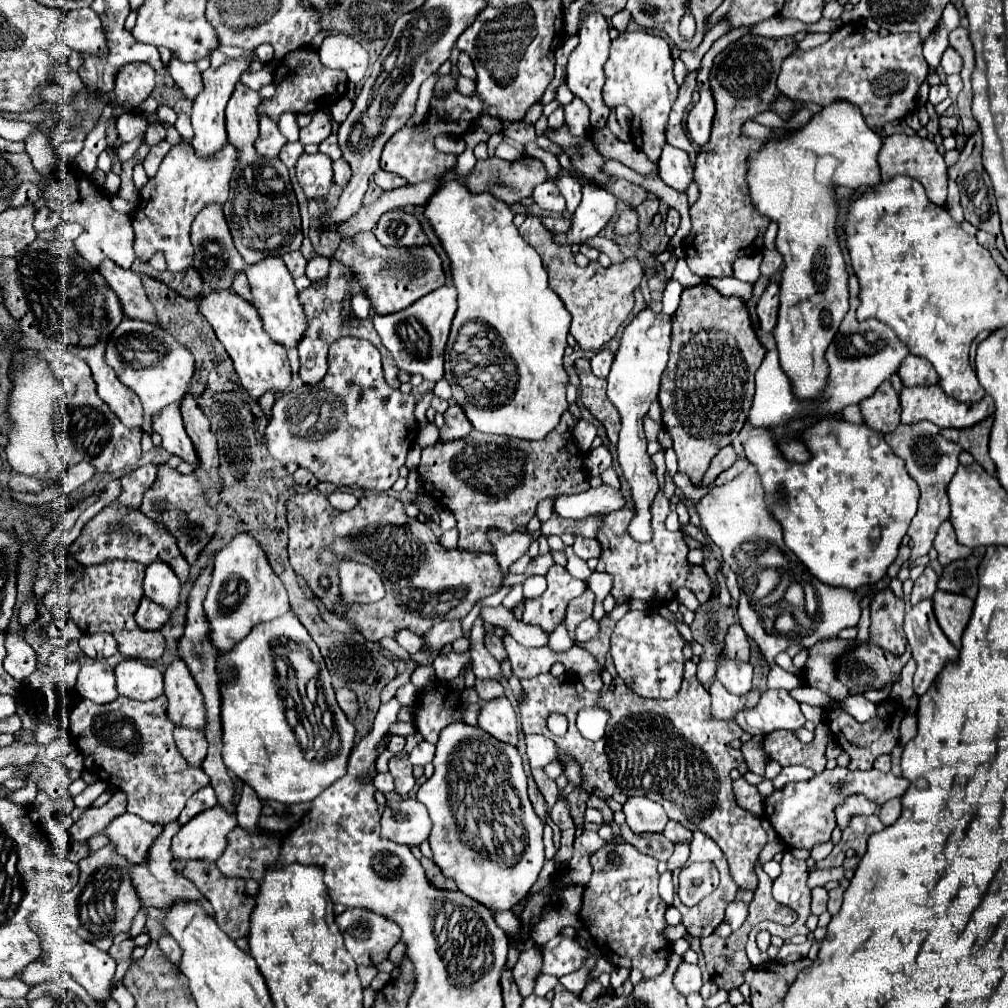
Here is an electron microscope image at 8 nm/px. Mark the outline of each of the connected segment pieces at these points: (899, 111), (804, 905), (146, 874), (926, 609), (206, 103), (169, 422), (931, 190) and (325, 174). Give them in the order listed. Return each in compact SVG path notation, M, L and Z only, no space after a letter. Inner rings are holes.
M863 23L841 25L831 39L809 51L795 49L783 65L777 89L795 101L813 101L827 105L837 99L857 105L873 131L881 131L885 123L905 119L915 109L915 93L929 71L921 53L923 41L917 33L899 33L879 37Z
M785 851L780 865L783 871L773 881L773 897L781 905L787 905L797 913L797 921L793 923L793 929L797 933L809 935L809 929L805 927L805 921L811 915L811 911L809 911L811 889L805 885L807 883L806 860L795 859L791 851Z
M177 821L167 823L163 827L161 835L151 845L151 853L147 853L147 861L143 861L143 865L131 865L131 883L135 885L135 891L139 895L139 901L145 905L145 907L159 907L159 909L165 909L169 907L171 903L179 901L179 899L193 899L193 901L201 901L207 909L207 913L213 915L213 907L211 903L199 893L199 889L187 881L181 873L175 873L175 867L173 867L173 855L171 852L171 842L173 836L181 828L177 825Z
M923 599L921 603L917 603L907 615L905 615L905 635L907 635L907 641L911 645L911 653L913 653L913 659L917 661L917 671L915 671L915 677L913 677L913 685L915 685L915 693L917 695L923 695L929 685L933 683L933 679L937 677L937 673L943 669L943 665L947 661L955 661L955 657L959 655L959 651L947 641L947 637L941 633L939 625L937 625L937 619L933 615L933 603L931 599Z
M229 57L221 67L213 69L209 67L207 71L201 73L203 77L203 91L193 99L193 109L191 109L191 125L195 131L193 137L193 147L195 151L199 151L201 155L209 155L219 151L225 143L227 143L227 131L225 131L225 105L231 97L231 91L235 87L235 83L239 81L241 73L245 73L249 69L251 61L245 57L233 59Z
M179 403L167 405L159 413L153 413L151 421L153 421L153 433L161 435L163 449L167 453L181 457L183 461L191 463L193 467L199 465L193 443L191 443L189 435L185 433L185 427L183 427L183 419L181 419L181 413L179 413Z
M889 135L883 139L883 147L879 151L879 167L881 167L881 181L889 181L895 175L909 175L917 181L923 183L927 197L937 203L937 205L945 205L945 197L947 197L947 165L943 155L937 151L935 143L929 139L923 139L919 135Z
M303 153L297 161L297 181L307 197L325 197L333 183L331 159L323 153Z

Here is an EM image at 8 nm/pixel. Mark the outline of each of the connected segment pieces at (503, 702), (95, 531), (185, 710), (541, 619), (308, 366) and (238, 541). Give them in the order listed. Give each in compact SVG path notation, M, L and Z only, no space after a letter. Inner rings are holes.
M507 697L491 699L479 709L479 727L503 743L517 745L517 713Z
M111 501L109 505L105 505L85 527L81 537L69 547L69 557L83 565L83 567L91 567L91 565L99 565L105 561L113 561L113 559L125 559L125 561L137 561L143 565L149 565L151 561L165 561L171 565L171 569L175 571L175 575L179 577L179 581L185 581L189 575L189 563L187 559L179 553L179 547L175 547L175 539L171 537L171 533L167 533L167 529L163 529L161 525L143 525L141 523L141 533L133 531L133 527L125 525L123 521L119 521L119 517L125 517L125 513L133 513L133 509L123 509L123 505L119 505L119 501Z
M183 659L169 663L165 671L165 697L169 699L169 717L177 727L205 727L203 697Z
M551 565L545 577L547 591L525 603L523 621L527 621L527 625L539 625L543 633L551 635L563 621L569 599L579 597L587 589L587 585L585 581L571 577L571 573L561 565Z
M331 255L331 267L329 267L329 275L327 281L315 281L311 283L311 287L307 287L305 291L299 291L299 301L303 305L305 317L307 317L307 333L303 337L303 341L299 341L297 349L299 349L299 357L301 357L301 369L299 369L299 377L303 383L307 385L315 385L319 383L325 373L327 373L327 347L343 337L343 335L353 335L353 337L363 337L369 339L383 357L383 373L385 373L385 381L399 389L399 381L397 381L397 367L391 359L391 355L387 355L387 351L383 349L377 331L373 329L371 317L375 315L375 309L369 309L369 317L367 319L355 319L355 325L347 323L347 313L351 313L351 297L355 293L361 293L367 297L363 285L359 285L359 277L355 277L355 273L351 273L351 269L347 269L347 265L343 265L341 261L335 261L335 255Z
M239 533L215 555L215 569L211 575L209 593L205 597L205 615L211 623L211 639L219 651L229 651L241 641L253 625L273 621L287 613L289 599L281 579L273 573L265 551L249 533Z

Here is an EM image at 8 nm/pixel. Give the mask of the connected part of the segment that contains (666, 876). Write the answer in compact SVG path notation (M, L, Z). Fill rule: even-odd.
M665 871L659 879L659 895L661 899L671 905L673 903L673 883L671 883L671 871Z

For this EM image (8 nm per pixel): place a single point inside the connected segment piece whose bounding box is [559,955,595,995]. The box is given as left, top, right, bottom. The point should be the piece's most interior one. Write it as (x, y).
(575, 982)

